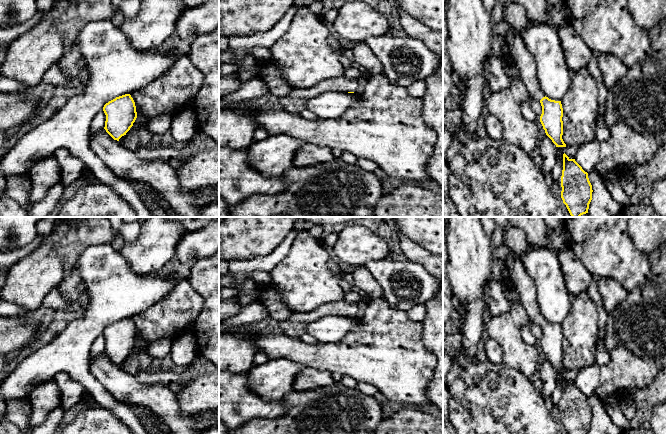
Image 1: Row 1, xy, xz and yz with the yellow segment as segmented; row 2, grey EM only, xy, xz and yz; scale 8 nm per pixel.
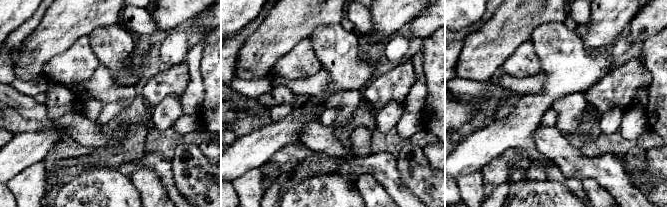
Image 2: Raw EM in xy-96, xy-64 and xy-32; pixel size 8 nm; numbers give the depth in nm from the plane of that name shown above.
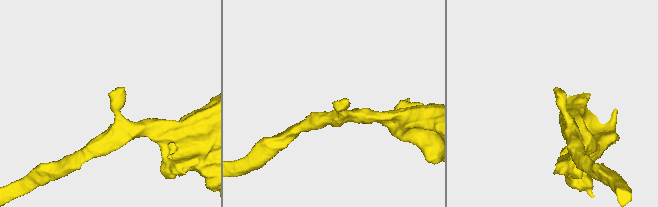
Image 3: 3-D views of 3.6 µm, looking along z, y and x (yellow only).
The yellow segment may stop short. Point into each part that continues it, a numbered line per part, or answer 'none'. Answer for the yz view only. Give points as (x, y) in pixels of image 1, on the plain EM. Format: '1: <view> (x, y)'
1: yz (525, 285)

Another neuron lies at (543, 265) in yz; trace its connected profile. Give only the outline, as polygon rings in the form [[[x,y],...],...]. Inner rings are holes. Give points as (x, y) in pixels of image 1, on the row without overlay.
[[[529,248],[520,255],[522,264],[537,287],[537,302],[543,317],[561,325],[571,307],[571,294],[565,285],[558,250]]]

